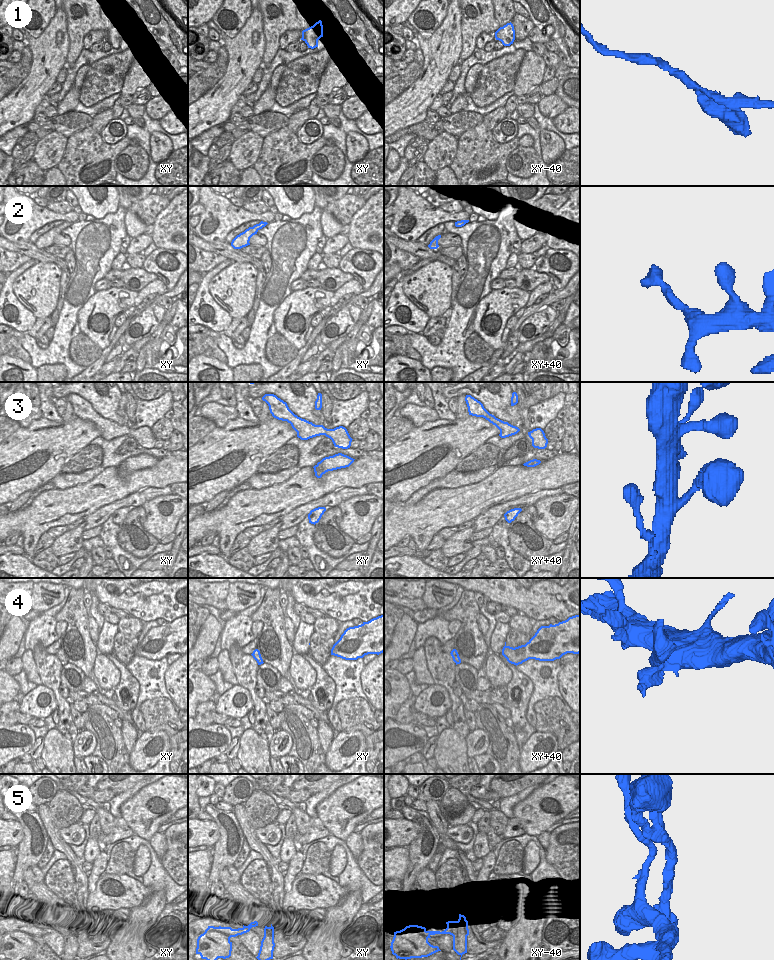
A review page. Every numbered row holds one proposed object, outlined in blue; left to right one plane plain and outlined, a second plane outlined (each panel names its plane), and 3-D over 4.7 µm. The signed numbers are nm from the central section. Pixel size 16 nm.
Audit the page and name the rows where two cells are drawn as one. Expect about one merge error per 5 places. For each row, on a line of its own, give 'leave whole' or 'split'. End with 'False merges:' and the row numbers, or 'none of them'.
1: leave whole
2: leave whole
3: leave whole
4: leave whole
5: split
False merges: 5

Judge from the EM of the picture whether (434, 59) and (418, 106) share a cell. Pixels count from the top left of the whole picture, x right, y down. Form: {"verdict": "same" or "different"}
{"verdict": "same"}

